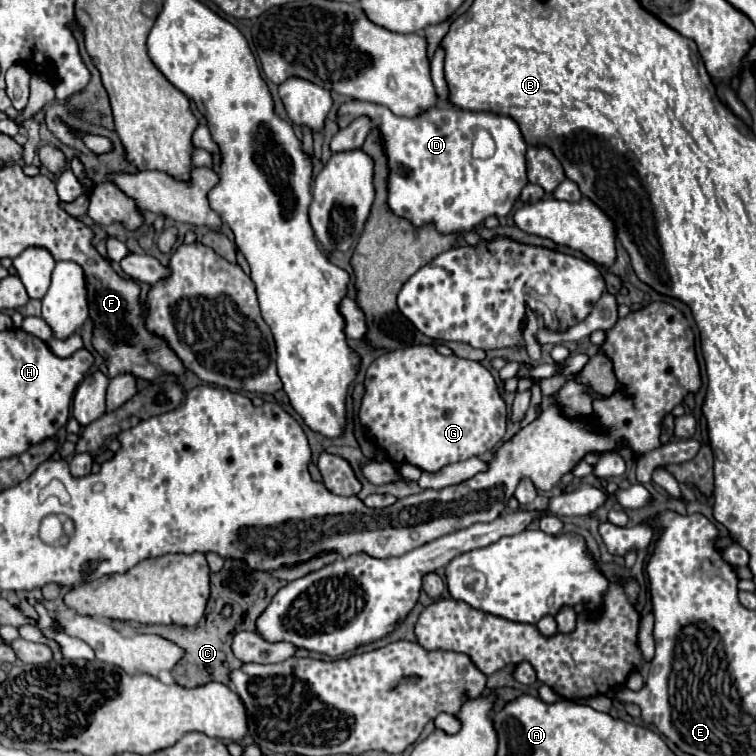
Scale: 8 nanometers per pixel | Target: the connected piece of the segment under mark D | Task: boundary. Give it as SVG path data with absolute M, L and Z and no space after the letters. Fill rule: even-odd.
M349 100L339 106L337 126L339 128L349 126L359 116L367 116L379 126L379 134L381 134L381 142L383 142L383 150L387 154L387 166L389 166L387 204L391 206L391 212L395 216L407 218L409 222L415 222L415 226L433 224L435 230L439 230L441 234L457 234L457 232L473 230L479 222L483 222L489 216L497 216L497 218L507 216L515 206L515 200L519 198L521 188L527 184L527 174L525 174L527 144L519 132L517 122L509 116L501 116L493 112L471 112L455 106L447 106L447 108L433 106L431 110L425 110L415 118L403 118L397 114L391 114L387 106L379 106L363 100ZM475 128L489 130L495 142L495 154L487 160L477 160L471 154Z

